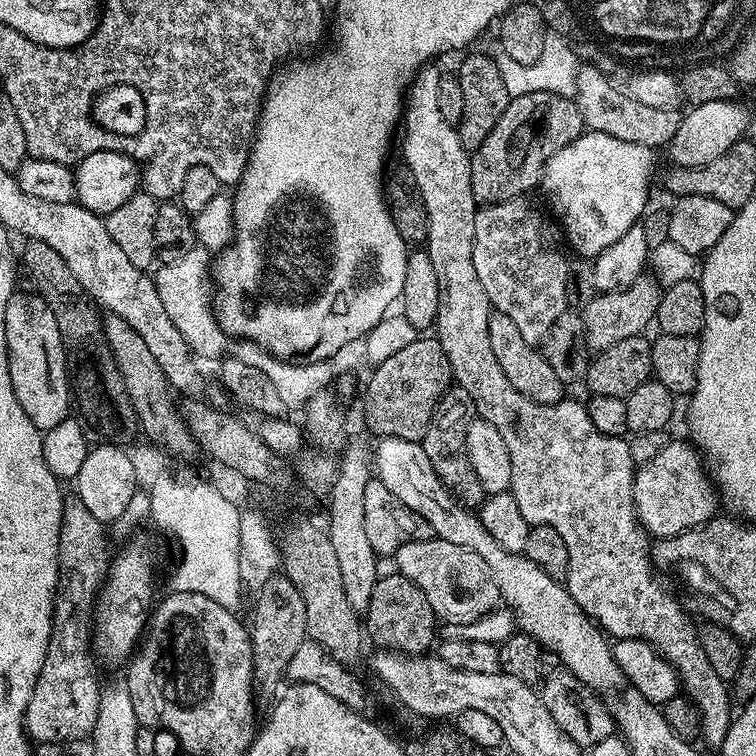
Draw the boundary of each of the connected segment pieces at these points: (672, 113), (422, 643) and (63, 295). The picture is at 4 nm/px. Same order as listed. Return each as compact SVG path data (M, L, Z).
M577 67L574 99L584 119L585 129L610 134L610 138L622 138L622 142L634 142L653 150L663 149L672 143L682 119L677 110L654 110L643 102L634 102L623 87L615 88L596 68Z
M399 574L392 576L381 575L373 588L367 611L362 620L366 625L366 632L372 635L372 640L380 650L390 652L404 652L408 656L423 656L437 639L436 624L438 617L426 599L426 594L410 582L410 578Z
M29 239L25 244L22 268L23 271L24 268L28 271L33 284L31 287L50 306L58 322L68 358L70 396L74 401L75 411L76 408L80 411L79 419L93 433L96 431L101 441L127 445L127 440L134 439L136 432L138 436L138 421L130 402L130 394L126 390L126 382L118 370L118 362L114 362L110 342L106 340L101 309L85 292L82 282L74 278L62 254L40 240Z

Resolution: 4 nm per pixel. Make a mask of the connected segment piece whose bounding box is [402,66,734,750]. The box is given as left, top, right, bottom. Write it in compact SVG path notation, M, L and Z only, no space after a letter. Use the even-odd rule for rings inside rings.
M436 66L421 68L406 93L402 132L404 128L406 168L426 206L426 250L434 266L434 275L438 278L438 314L434 335L440 341L442 350L446 350L446 358L450 358L452 379L458 387L466 390L466 394L470 394L477 417L490 422L490 426L502 434L502 442L506 442L506 451L510 454L510 491L514 502L518 502L518 510L522 510L522 518L526 518L530 526L545 524L562 534L568 555L566 587L574 602L578 602L580 609L592 617L609 637L645 640L669 660L680 677L683 695L692 700L700 715L703 742L705 740L712 750L719 750L734 719L733 697L729 685L718 678L714 666L710 666L710 658L706 658L706 650L700 645L698 628L692 625L693 617L689 609L682 603L681 597L679 600L668 589L667 582L660 577L663 575L652 563L650 537L636 517L634 482L638 465L630 458L627 439L602 434L602 430L590 422L590 414L581 401L579 404L576 400L565 398L556 404L539 404L518 394L518 390L510 386L506 374L502 374L502 366L498 366L494 359L494 350L490 350L488 319L494 309L488 302L486 290L482 290L478 273L474 271L474 218L478 205L474 190L470 190L472 158L469 149L460 141L457 125L442 118L442 110L438 107L438 82L442 72L432 67Z

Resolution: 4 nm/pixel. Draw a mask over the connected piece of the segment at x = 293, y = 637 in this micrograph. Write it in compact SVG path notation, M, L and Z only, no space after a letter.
M283 574L271 576L255 593L256 605L252 608L250 631L252 634L252 653L254 654L254 674L256 680L276 680L288 671L294 650L302 646L306 630L306 606L288 577Z

